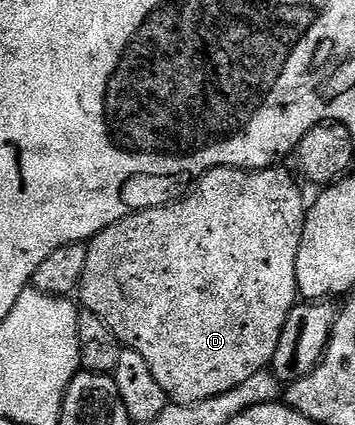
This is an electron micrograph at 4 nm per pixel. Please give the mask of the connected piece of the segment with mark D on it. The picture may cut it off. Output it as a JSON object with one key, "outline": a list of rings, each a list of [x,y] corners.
{"outline":[[[282,166],[257,170],[212,168],[197,177],[193,187],[177,202],[161,204],[159,208],[146,208],[143,212],[133,212],[131,216],[125,216],[120,222],[96,234],[94,239],[86,244],[88,262],[84,262],[84,274],[77,290],[77,295],[82,296],[81,307],[96,314],[96,318],[103,320],[108,330],[116,334],[123,346],[131,348],[136,354],[140,354],[140,358],[144,358],[144,363],[148,365],[148,370],[152,370],[156,382],[160,382],[160,390],[164,390],[169,403],[195,404],[204,398],[216,398],[216,394],[225,394],[227,390],[233,390],[234,387],[240,386],[240,382],[252,378],[252,374],[265,372],[274,363],[276,346],[280,346],[284,322],[299,299],[296,254],[300,254],[307,207],[308,200],[302,197],[297,182],[282,169]]]}

